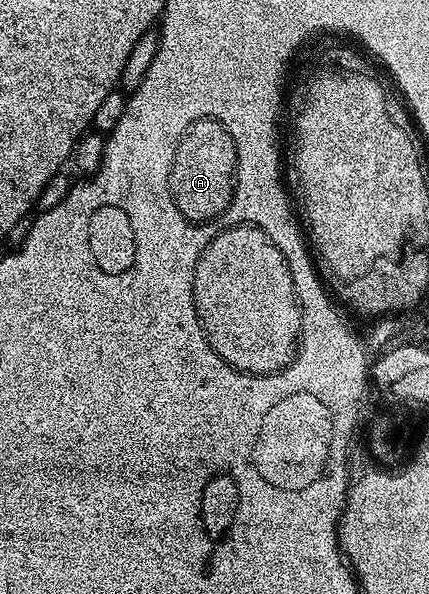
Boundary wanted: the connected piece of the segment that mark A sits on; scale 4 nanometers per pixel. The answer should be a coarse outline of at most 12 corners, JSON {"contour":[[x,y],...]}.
{"contour":[[220,121],[180,139],[170,195],[214,223],[234,198],[238,156]]}

